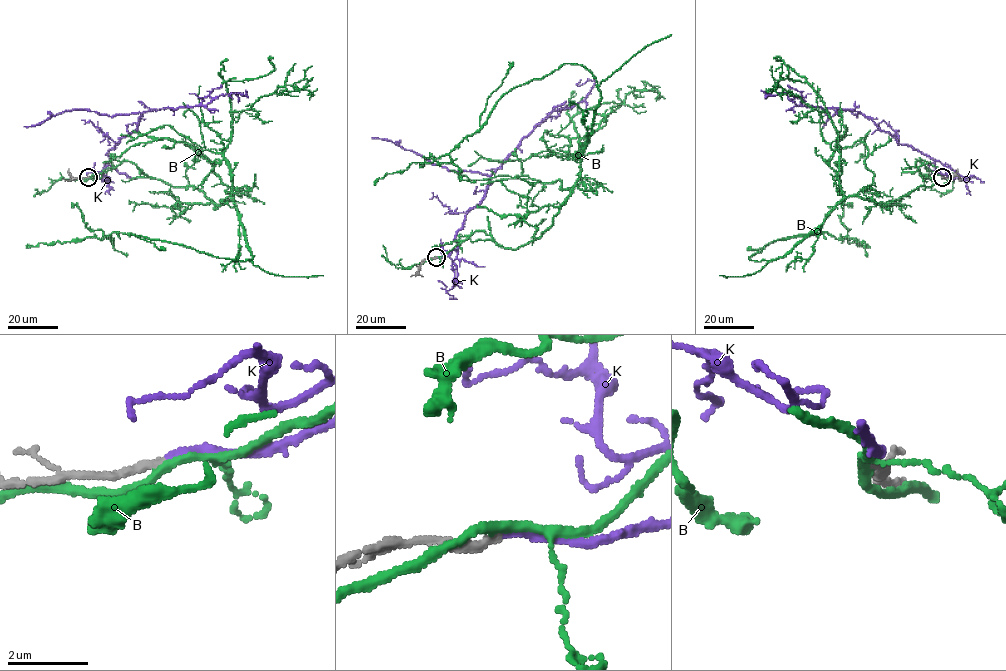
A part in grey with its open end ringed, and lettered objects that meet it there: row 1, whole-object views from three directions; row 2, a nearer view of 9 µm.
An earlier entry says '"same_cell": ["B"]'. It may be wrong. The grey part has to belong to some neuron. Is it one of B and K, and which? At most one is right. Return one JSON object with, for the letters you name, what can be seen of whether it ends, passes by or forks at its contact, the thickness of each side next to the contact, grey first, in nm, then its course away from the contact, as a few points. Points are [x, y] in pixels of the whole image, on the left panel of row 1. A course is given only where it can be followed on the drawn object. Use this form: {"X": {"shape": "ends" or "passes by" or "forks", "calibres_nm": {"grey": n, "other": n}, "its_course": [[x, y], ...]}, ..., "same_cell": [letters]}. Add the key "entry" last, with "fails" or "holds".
{"K": {"shape": "ends", "calibres_nm": {"grey": 200, "other": 200}, "its_course": [[88, 177], [98, 175], [107, 152], [136, 129], [143, 112], [246, 95], [231, 93], [232, 99]]}, "same_cell": ["K"], "entry": "fails"}

